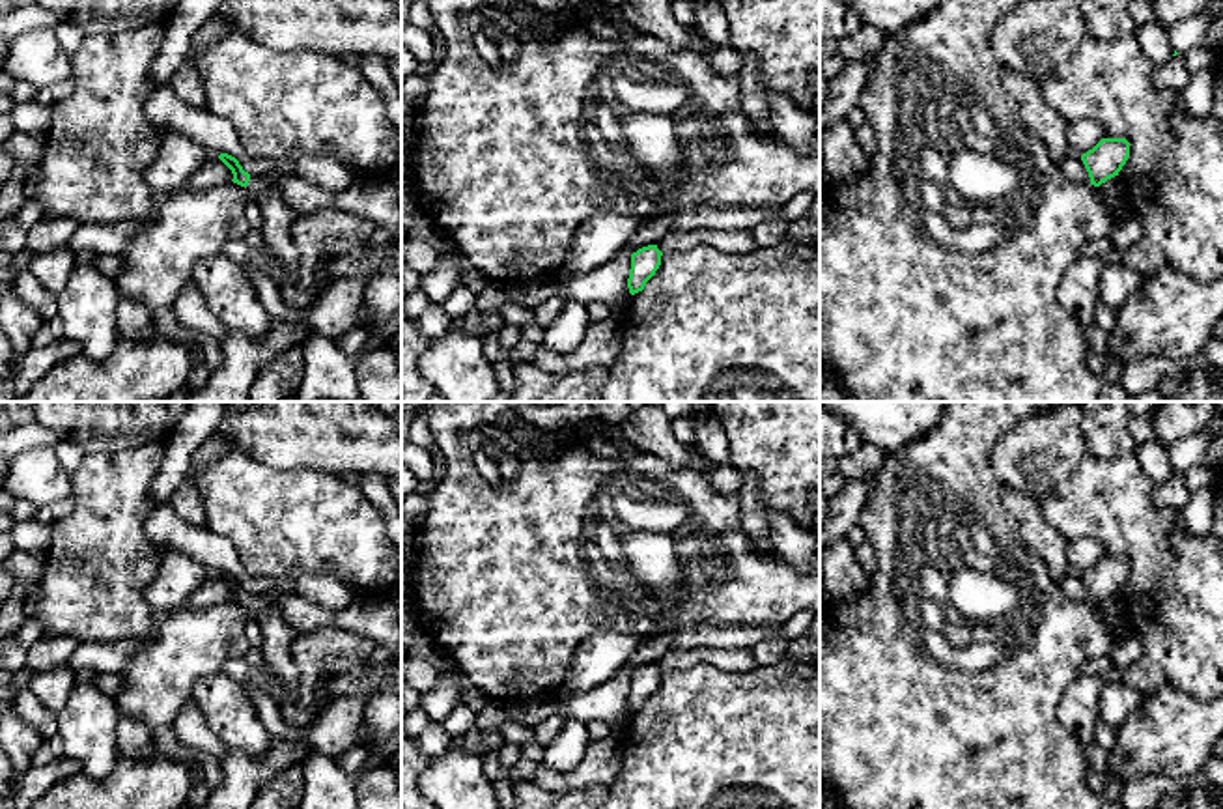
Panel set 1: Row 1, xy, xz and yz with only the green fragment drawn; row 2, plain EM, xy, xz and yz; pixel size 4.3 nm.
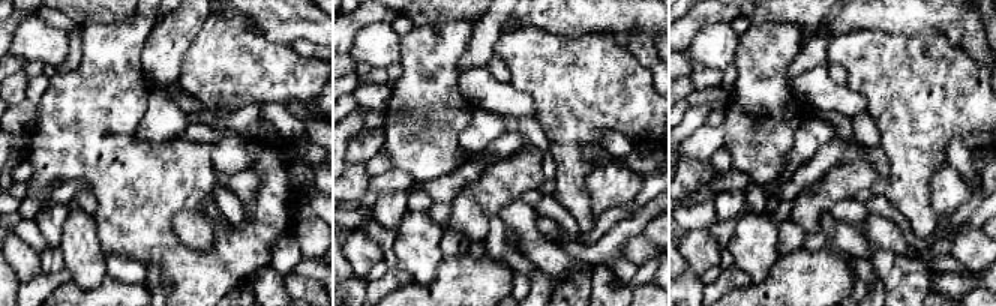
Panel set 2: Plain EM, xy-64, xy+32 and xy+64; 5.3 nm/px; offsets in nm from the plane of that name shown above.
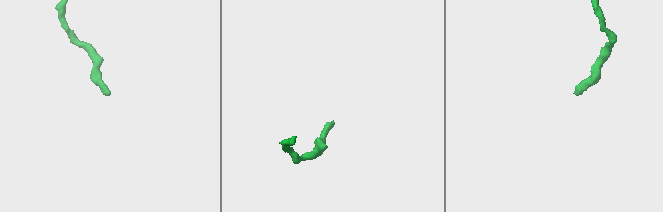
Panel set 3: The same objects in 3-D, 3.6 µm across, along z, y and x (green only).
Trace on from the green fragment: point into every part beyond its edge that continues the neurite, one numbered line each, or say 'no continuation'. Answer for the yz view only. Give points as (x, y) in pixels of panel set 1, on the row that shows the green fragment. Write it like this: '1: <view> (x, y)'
no continuation

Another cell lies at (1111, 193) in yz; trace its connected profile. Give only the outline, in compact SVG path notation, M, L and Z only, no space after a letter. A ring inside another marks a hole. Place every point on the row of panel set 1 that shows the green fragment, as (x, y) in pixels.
M1115 176L1096 187L1098 198L1104 202L1104 206L1113 213L1126 213L1128 211L1128 196L1126 196L1126 185L1120 176Z

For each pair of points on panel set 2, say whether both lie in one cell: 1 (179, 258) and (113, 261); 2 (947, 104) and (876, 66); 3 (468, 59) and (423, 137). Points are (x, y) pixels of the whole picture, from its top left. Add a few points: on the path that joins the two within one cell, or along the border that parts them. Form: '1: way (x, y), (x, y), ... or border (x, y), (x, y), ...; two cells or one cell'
1: border (107, 254), (129, 257), (146, 267); two cells
2: way (929, 87), (915, 87), (894, 74); one cell
3: border (470, 36), (467, 50), (459, 62), (461, 72); two cells

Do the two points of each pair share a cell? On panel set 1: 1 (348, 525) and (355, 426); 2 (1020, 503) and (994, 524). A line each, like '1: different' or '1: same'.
1: different
2: different

